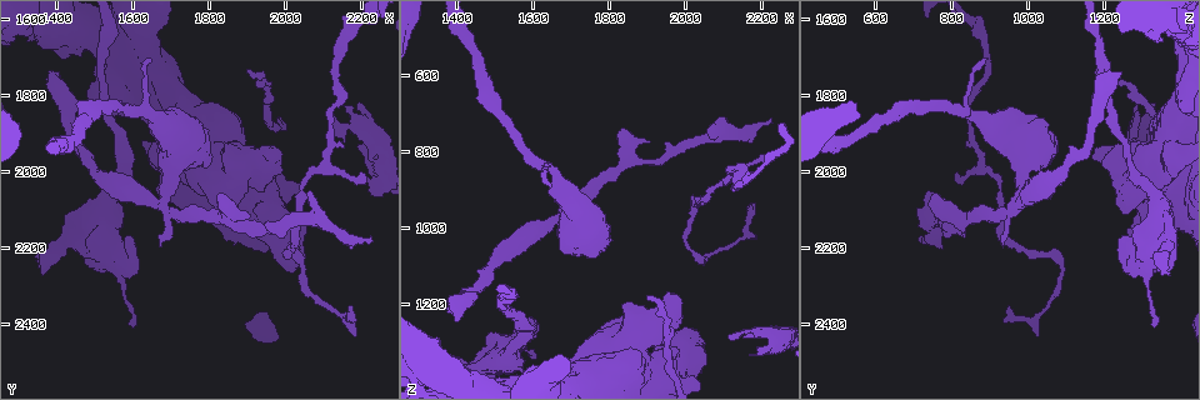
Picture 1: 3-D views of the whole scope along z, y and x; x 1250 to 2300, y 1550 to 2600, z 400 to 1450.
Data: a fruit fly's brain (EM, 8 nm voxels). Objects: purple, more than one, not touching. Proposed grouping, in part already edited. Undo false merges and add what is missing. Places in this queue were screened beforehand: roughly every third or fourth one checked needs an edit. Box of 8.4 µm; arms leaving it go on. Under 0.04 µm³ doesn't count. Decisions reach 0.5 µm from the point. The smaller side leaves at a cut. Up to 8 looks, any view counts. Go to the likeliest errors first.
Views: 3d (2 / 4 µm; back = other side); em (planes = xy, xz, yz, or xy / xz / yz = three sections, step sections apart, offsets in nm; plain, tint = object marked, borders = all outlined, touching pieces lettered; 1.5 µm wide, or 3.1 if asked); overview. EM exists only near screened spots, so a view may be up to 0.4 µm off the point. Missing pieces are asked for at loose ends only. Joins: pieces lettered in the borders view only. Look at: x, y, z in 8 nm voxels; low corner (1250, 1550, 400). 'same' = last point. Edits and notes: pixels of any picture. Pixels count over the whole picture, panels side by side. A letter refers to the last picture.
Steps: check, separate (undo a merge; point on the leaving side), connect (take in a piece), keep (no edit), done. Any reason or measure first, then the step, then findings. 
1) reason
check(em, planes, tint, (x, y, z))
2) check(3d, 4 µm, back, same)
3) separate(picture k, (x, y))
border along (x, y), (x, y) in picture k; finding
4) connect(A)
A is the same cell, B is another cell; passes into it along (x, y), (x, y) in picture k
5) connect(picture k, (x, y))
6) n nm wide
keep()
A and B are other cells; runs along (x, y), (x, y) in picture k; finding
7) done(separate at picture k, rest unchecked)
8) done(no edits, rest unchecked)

abrupt turn
check(em, planes, borders, (1685, 2105, 960))

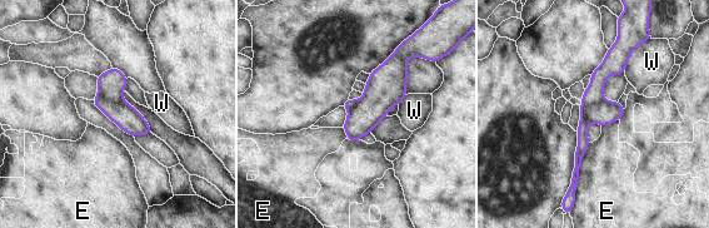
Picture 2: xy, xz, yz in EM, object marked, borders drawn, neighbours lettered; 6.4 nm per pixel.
separate(picture 2, (124, 115))
E and W are other cells; border along (98, 94), (108, 100), (120, 100) in picture 2; two cells meet here

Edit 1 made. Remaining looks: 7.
check(em, xz, step 4, borders, (2210, 2025, 815))

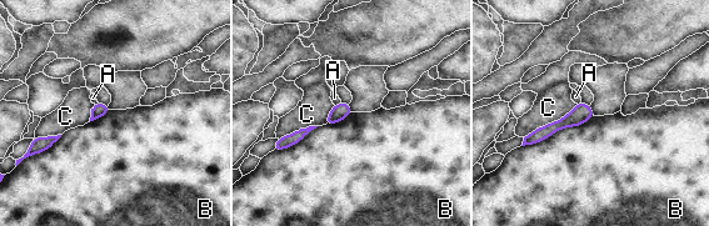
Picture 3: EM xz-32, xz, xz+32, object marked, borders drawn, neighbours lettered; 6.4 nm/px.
keep()
A, B and C are other cells; runs along (588, 109), (527, 141) in picture 3; no lettered piece goes on from it

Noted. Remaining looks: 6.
stops while still wide
check(3d, 4 µm, (1835, 1960, 1205))

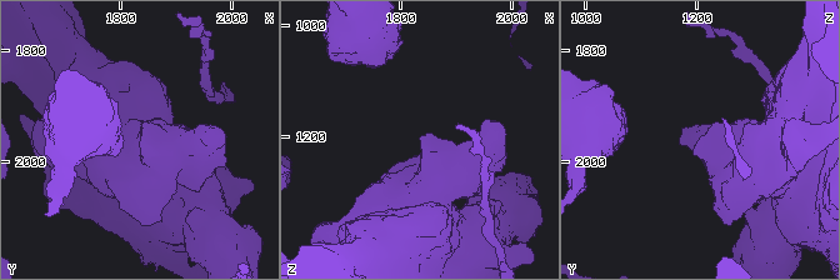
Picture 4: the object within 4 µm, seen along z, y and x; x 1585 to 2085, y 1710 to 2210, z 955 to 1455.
check(em, planes, borders, (1830, 1960, 1205))

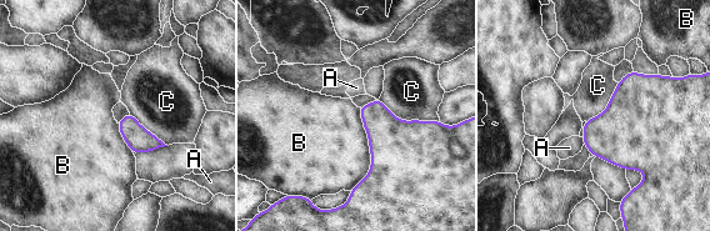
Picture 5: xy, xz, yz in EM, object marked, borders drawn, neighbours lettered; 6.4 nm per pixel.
keep()
A, B and C are other cells; border along (360, 108), (370, 171), (350, 191) in picture 5; none of them fits

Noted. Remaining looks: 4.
done(separate at picture 2, rest unchecked)

